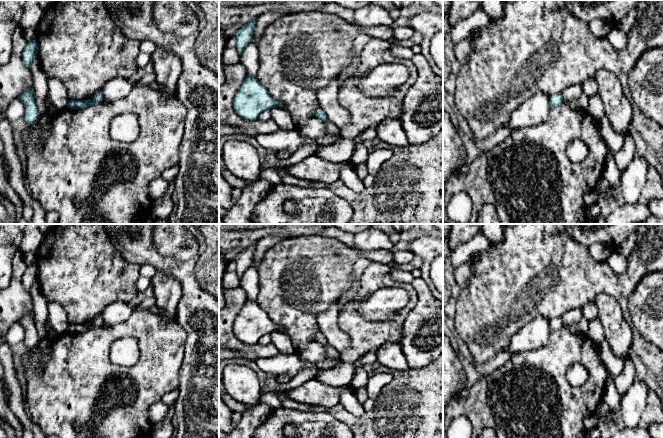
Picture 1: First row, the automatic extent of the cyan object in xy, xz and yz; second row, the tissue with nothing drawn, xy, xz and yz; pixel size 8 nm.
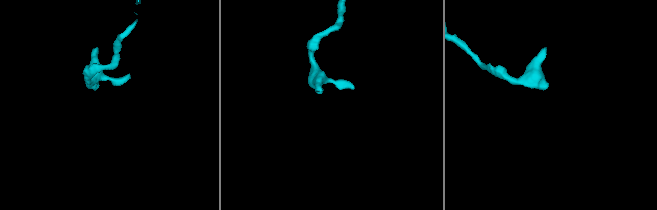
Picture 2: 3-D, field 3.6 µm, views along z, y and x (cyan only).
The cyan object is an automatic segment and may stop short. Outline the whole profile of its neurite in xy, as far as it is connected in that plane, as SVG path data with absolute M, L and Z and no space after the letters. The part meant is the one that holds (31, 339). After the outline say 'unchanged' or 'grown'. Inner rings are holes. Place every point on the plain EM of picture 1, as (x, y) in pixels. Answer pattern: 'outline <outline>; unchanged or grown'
outline M34 313L23 316L18 322L23 326L25 331L23 343L30 350L35 348L39 342L39 335L35 325Z; unchanged

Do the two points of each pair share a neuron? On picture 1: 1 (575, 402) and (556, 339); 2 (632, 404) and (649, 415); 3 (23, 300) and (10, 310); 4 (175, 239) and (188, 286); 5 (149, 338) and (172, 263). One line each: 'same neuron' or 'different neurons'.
1: same neuron
2: different neurons
3: same neuron
4: different neurons
5: different neurons

